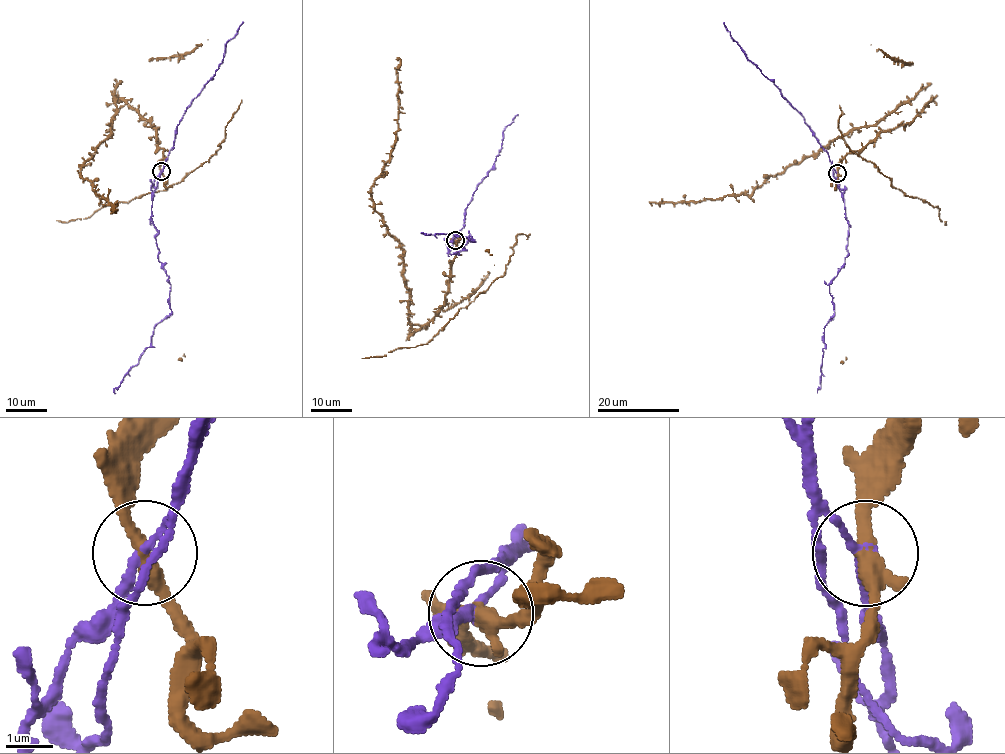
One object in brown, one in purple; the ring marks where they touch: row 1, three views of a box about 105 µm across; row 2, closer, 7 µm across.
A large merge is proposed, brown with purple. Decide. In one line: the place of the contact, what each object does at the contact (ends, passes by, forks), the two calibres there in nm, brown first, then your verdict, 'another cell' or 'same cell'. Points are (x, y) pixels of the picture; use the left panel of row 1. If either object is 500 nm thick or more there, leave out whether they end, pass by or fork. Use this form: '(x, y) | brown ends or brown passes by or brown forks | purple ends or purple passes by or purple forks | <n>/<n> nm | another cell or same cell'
(161, 171) | brown passes by | purple passes by | 320/180 nm | another cell

